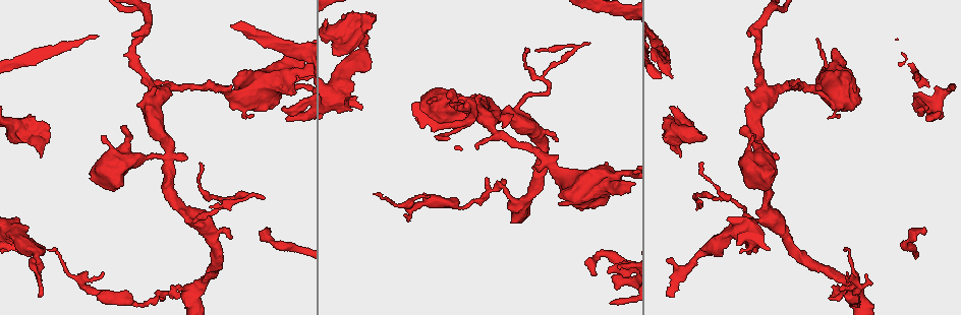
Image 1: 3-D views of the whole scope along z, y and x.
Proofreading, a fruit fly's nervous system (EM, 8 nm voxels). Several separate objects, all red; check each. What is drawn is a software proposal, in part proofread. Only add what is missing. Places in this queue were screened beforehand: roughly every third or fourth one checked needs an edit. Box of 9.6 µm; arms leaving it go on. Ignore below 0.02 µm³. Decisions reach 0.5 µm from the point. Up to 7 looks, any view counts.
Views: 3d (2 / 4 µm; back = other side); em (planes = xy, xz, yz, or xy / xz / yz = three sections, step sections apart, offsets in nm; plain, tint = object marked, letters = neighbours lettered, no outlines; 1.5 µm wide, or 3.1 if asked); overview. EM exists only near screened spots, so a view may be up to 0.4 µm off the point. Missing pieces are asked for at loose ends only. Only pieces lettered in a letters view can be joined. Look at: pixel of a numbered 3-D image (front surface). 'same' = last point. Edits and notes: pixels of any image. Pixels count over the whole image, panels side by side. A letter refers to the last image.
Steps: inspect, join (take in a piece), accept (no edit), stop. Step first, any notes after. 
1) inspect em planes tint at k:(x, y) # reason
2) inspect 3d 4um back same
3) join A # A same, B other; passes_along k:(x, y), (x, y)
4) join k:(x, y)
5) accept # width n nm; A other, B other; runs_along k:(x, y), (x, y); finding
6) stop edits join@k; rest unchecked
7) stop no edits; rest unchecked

inspect 3d 2um back at 1:(845, 250) # tapers out

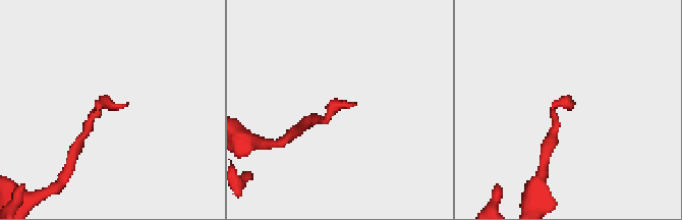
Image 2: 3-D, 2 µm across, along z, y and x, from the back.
inspect em xy step 4 letters at 2:(572, 104)

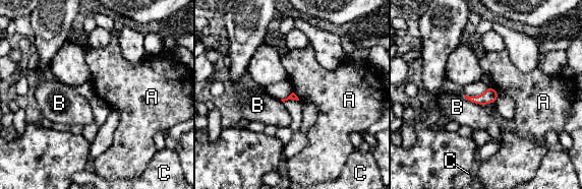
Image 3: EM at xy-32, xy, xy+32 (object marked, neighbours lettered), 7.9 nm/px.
accept # A other, B other, C other; no lettered piece goes on from it

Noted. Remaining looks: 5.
inspect em planes letters at 1:(35, 260) # an open end

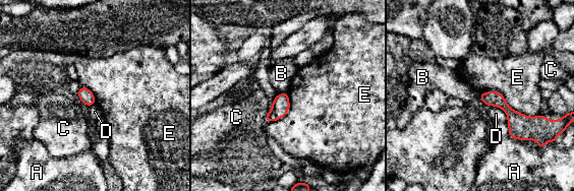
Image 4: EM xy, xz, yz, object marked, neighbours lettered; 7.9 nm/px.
accept # A other, B other, C other, D other, E other; runs_along 4:(482, 96), (525, 127), (541, 127); no lettered piece goes on from it

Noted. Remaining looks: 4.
inspect 3d 2um back at 1:(625, 262) # thin end

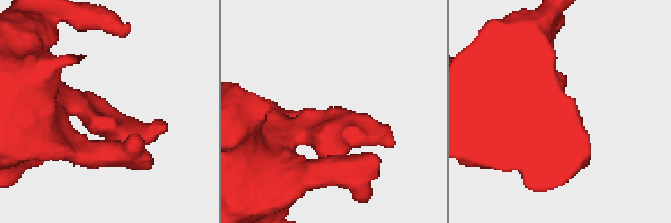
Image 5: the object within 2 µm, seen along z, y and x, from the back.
inspect em xy step 8 letters at 5:(103, 106)

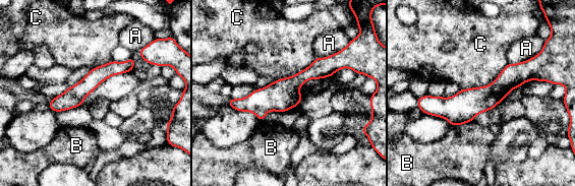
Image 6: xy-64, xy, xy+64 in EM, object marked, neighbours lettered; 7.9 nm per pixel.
inspect em planes letters same

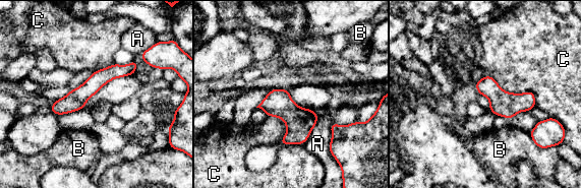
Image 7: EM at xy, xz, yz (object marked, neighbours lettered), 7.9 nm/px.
accept # A other, B other, C other; border 7:(267, 116), (302, 144); no lettered piece goes on from it

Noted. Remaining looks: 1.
stop no edits; rest unchecked

